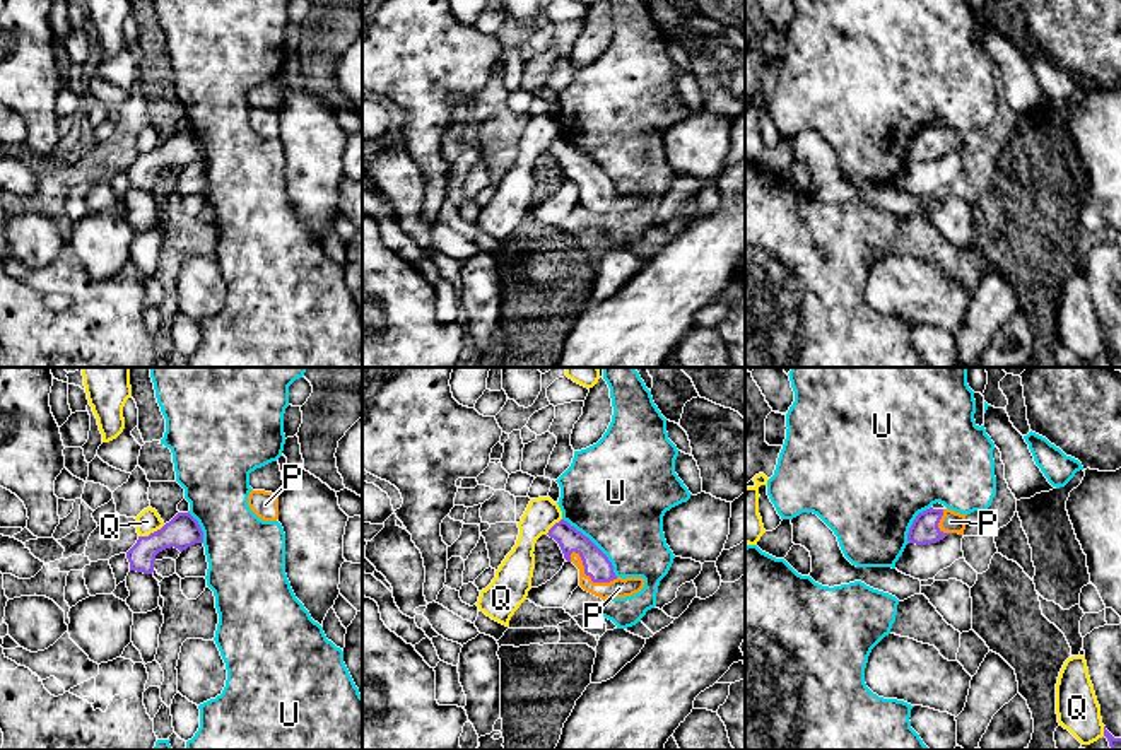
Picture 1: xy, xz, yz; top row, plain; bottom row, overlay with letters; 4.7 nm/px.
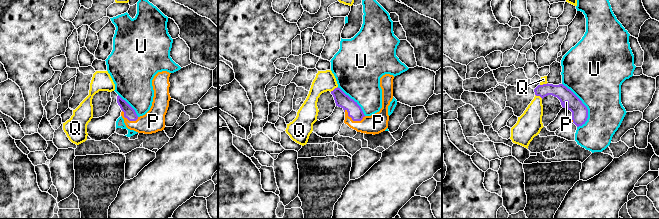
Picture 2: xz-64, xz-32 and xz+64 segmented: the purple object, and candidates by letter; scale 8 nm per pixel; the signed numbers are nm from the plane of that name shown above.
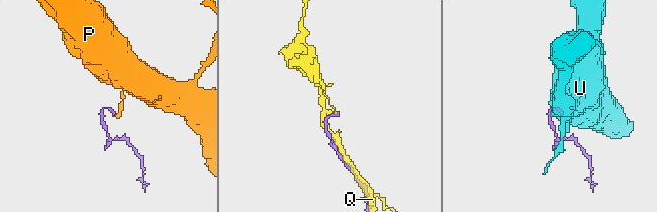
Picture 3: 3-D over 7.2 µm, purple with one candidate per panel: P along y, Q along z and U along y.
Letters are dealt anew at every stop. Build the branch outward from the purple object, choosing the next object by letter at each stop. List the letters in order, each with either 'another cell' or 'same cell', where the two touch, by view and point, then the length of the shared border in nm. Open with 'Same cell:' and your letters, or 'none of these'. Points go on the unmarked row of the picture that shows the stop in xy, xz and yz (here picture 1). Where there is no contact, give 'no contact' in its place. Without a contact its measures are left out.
Same cell: P
P: same cell | xz (588, 192) | 260 nm
Q: another cell | xy (151, 151) | 140 nm
U: another cell | xz (595, 163) | 380 nm

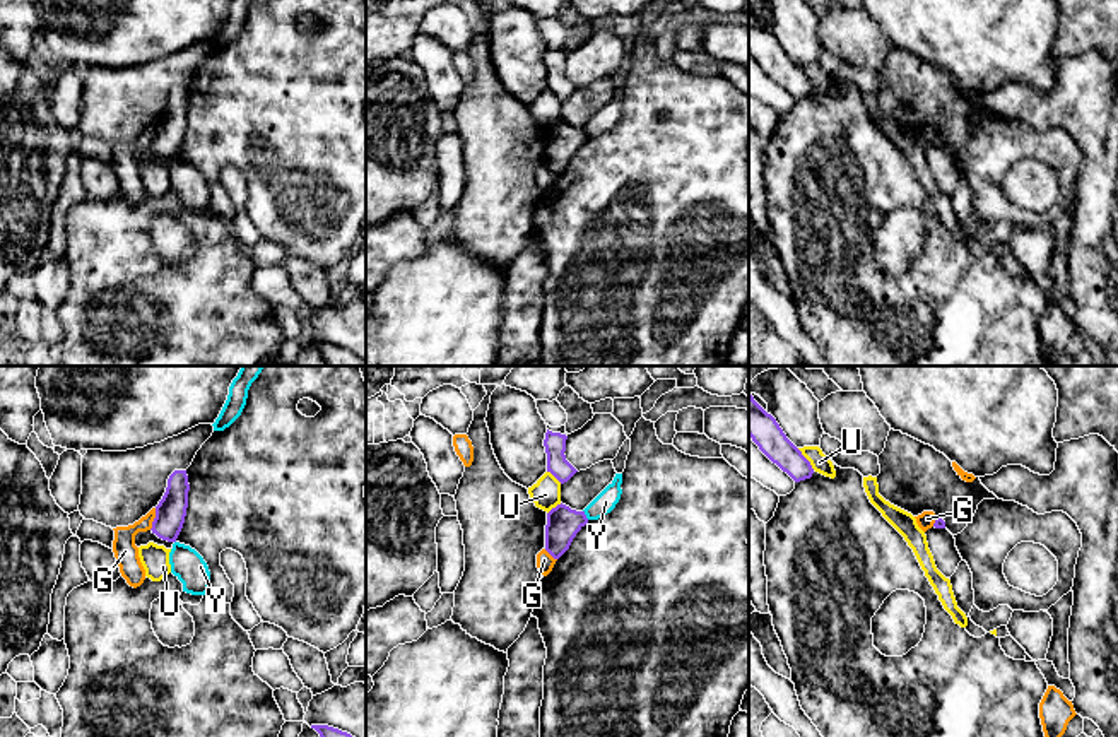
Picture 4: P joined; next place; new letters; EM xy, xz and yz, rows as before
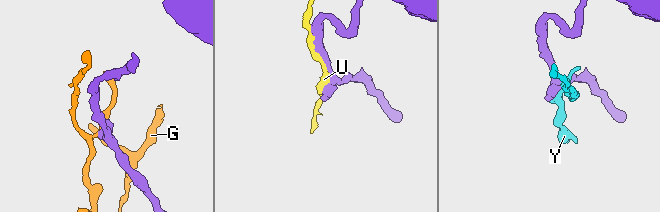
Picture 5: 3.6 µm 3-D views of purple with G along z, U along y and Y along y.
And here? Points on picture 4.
Same cell: none of these
G: another cell | xy (154, 135) | 110 nm
U: another cell | yz (806, 76) | 130 nm
Y: another cell | xz (585, 132) | 50 nm

